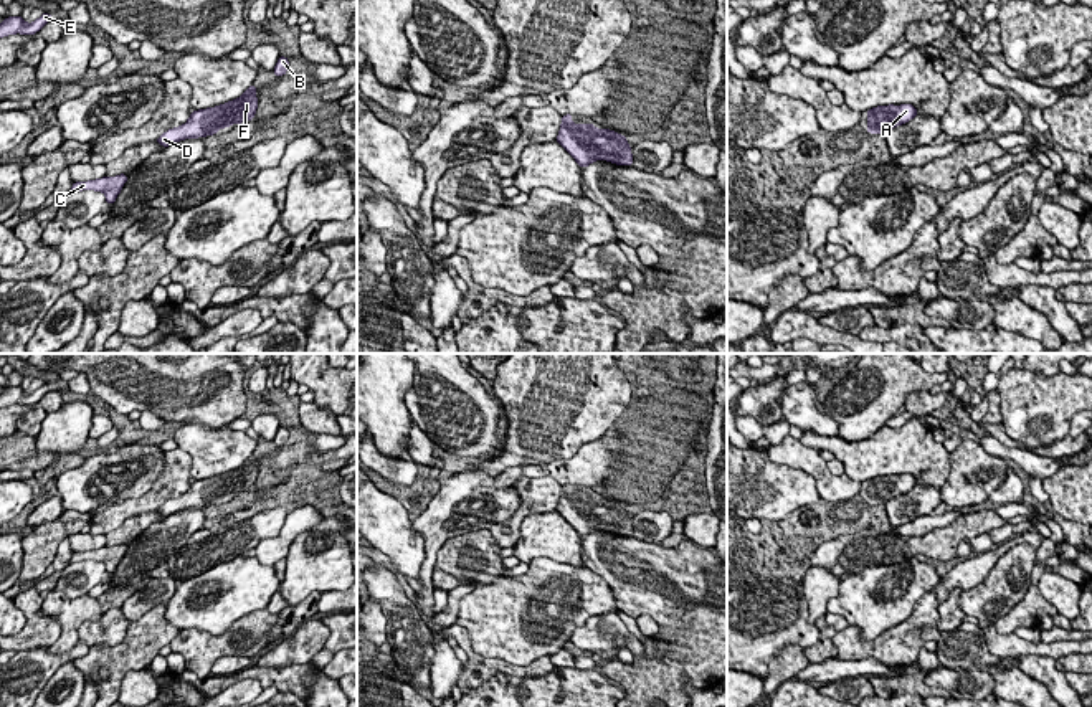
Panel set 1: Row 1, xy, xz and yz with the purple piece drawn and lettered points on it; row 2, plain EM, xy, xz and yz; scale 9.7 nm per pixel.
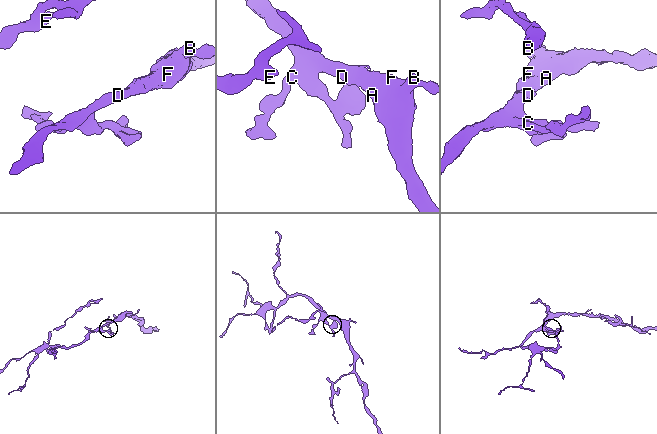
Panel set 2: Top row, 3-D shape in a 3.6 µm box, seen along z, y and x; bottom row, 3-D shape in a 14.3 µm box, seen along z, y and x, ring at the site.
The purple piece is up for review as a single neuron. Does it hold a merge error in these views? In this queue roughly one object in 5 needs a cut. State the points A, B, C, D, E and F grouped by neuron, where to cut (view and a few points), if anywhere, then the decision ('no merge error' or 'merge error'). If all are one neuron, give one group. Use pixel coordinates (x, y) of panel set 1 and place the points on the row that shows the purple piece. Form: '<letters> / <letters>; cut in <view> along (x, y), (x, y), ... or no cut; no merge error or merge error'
A B C D E F; no cut; no merge error

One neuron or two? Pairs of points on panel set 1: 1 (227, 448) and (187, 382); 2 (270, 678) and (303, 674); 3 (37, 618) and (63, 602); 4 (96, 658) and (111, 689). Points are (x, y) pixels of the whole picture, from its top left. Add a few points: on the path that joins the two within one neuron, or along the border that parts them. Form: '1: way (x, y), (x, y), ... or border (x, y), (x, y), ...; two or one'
1: border (182, 423), (194, 422), (210, 428), (227, 427); two
2: way (278, 678), (294, 678); one
3: border (42, 600), (42, 610), (50, 618); two
4: way (106, 661), (113, 668), (113, 679); one

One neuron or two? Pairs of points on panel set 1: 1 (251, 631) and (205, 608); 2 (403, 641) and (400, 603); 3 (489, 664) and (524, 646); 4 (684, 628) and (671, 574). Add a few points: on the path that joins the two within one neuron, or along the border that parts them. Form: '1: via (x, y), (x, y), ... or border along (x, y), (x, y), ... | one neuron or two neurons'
1: border along (265, 608), (238, 616), (218, 635), (195, 630) | two neurons
2: via (403, 631), (402, 613) | one neuron
3: border along (470, 636), (484, 656), (514, 664), (541, 656) | two neurons
4: via (684, 615), (684, 590), (681, 587) | one neuron

